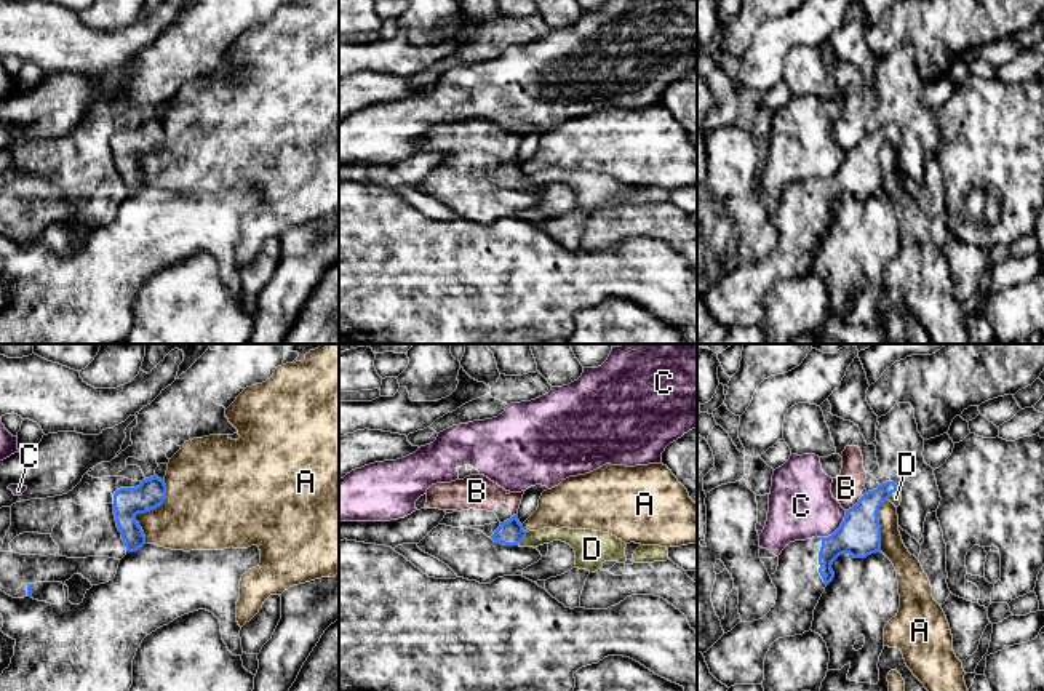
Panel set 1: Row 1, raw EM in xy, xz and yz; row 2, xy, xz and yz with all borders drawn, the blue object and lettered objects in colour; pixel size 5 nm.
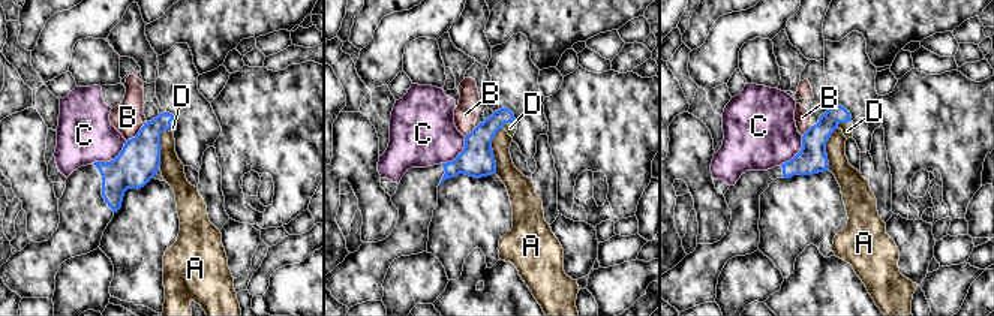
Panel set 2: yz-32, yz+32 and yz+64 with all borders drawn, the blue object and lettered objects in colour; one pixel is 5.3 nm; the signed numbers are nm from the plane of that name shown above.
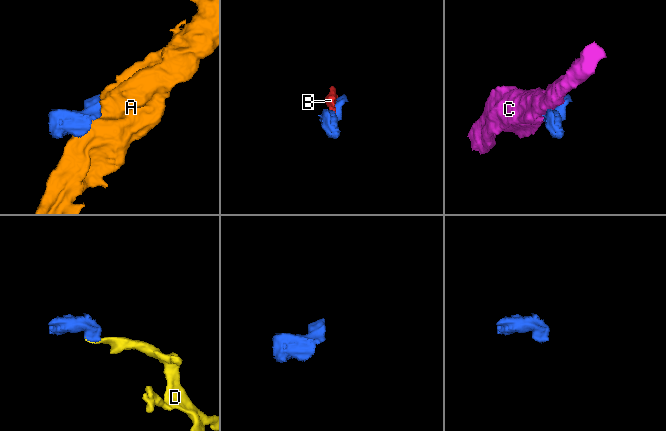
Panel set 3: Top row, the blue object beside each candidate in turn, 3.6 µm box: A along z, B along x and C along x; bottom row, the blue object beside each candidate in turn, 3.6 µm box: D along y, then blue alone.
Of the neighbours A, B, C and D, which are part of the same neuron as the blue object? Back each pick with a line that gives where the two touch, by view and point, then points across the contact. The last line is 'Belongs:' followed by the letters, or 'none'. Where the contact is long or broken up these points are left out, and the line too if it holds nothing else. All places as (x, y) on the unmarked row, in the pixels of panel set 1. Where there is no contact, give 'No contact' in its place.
D: Touches blue at xz (522, 181). Path across: xz (510, 175), (522, 181), (547, 176)
Belongs: D

